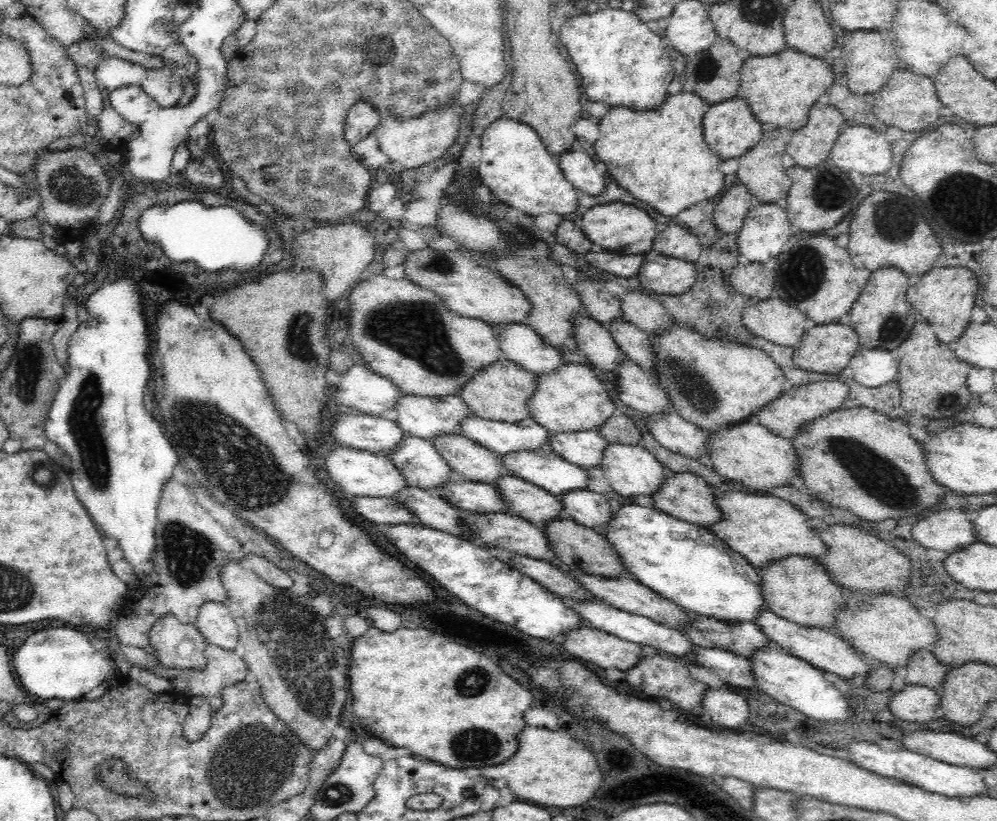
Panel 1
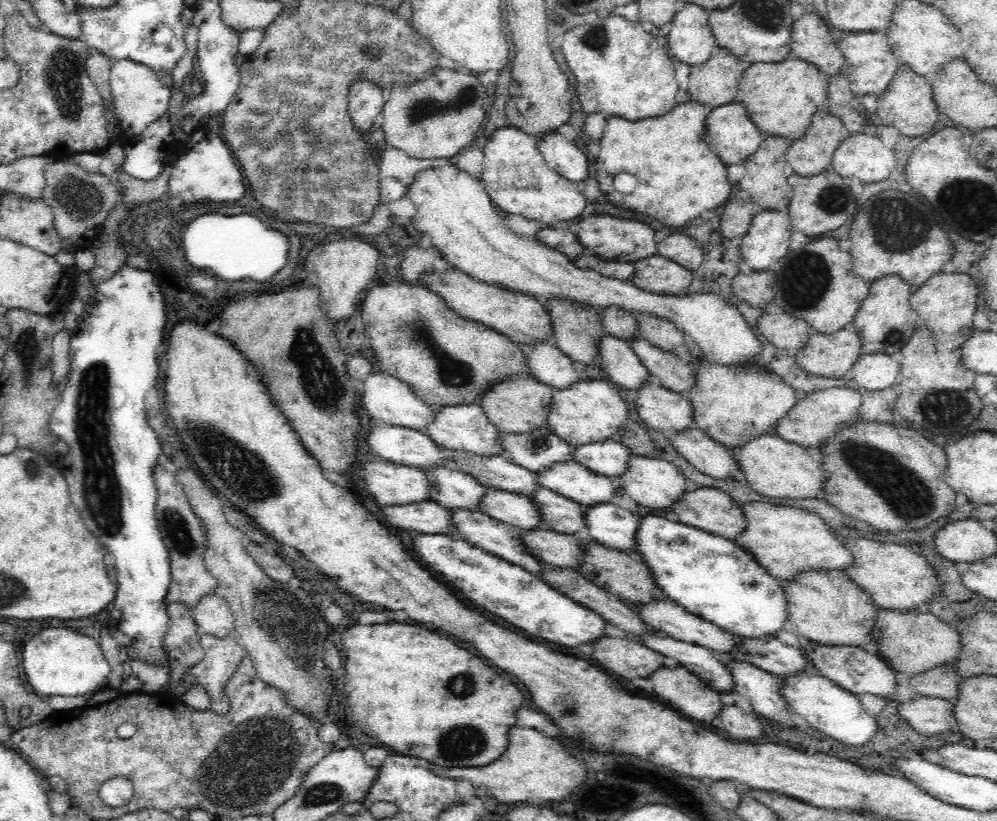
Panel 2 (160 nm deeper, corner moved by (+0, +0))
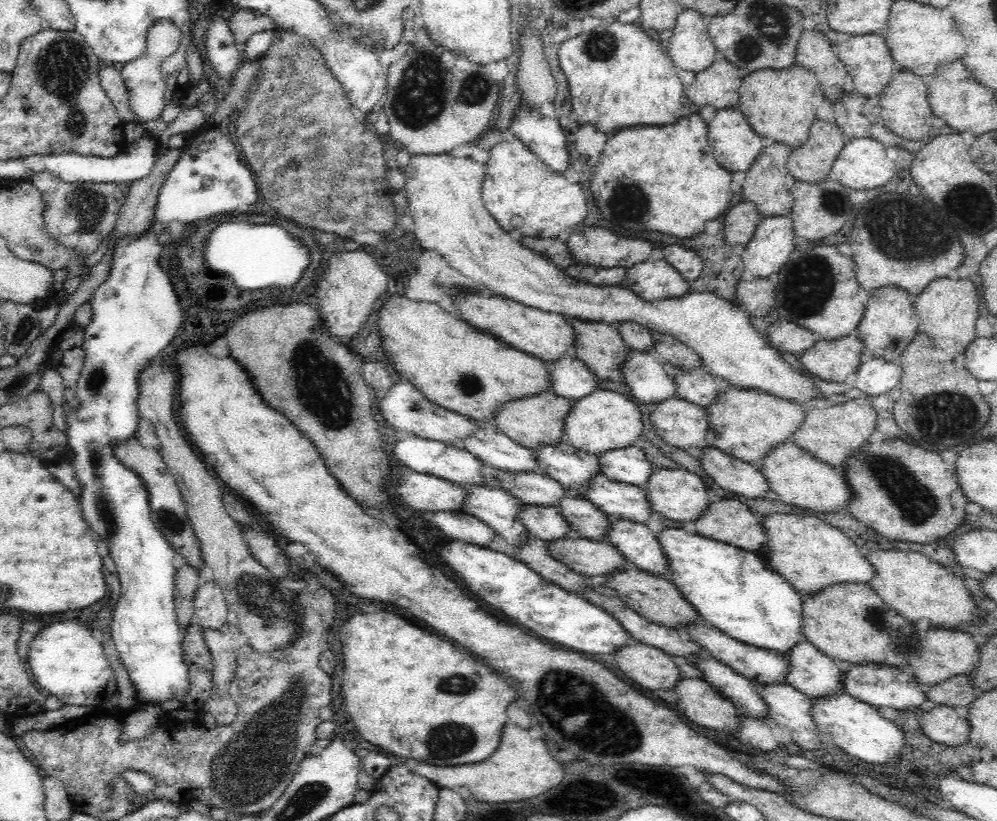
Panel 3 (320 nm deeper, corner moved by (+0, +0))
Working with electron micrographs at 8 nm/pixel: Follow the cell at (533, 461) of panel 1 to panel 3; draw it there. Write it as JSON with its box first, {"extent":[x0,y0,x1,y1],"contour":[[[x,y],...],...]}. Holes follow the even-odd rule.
{"extent":[583,474,654,524],"contour":[[[604,474],[590,481],[583,498],[612,518],[634,523],[646,524],[654,511],[644,487],[616,482]]]}

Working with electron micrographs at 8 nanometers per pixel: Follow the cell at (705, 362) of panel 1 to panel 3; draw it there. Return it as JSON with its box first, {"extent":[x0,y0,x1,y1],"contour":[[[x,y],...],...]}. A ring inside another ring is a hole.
{"extent":[705,384,807,464],"contour":[[[728,384],[720,386],[717,399],[705,408],[710,432],[714,432],[711,446],[750,464],[757,464],[769,452],[786,442],[805,421],[807,411],[800,403],[778,399],[762,391],[739,389]]]}

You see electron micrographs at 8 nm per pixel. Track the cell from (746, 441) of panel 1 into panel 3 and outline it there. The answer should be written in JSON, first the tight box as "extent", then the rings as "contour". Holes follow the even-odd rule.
{"extent":[756,442,851,513],"contour":[[[786,442],[776,447],[756,465],[768,481],[772,497],[818,513],[847,512],[851,490],[844,473],[814,458],[810,453],[796,446],[794,442]]]}

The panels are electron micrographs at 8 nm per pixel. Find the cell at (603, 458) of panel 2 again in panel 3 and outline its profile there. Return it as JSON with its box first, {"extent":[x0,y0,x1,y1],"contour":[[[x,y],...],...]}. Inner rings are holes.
{"extent":[597,445,655,487],"contour":[[[634,445],[609,450],[597,457],[602,474],[610,480],[637,487],[644,487],[655,468],[644,449]]]}

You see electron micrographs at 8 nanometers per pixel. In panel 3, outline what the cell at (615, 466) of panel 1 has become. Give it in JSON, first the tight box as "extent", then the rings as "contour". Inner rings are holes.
{"extent":[644,467,712,522],"contour":[[[679,467],[676,469],[654,468],[652,476],[644,485],[647,499],[656,512],[660,512],[665,518],[676,520],[676,522],[696,522],[707,511],[708,505],[712,503],[708,497],[708,488],[702,478],[693,472]]]}

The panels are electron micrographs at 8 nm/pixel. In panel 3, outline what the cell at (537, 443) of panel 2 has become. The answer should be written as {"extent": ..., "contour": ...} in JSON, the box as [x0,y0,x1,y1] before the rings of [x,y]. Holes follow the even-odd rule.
{"extent":[537,438,602,498],"contour":[[[566,438],[556,446],[538,448],[537,463],[544,470],[543,474],[557,480],[572,495],[582,498],[590,481],[602,475],[598,457],[572,446]]]}

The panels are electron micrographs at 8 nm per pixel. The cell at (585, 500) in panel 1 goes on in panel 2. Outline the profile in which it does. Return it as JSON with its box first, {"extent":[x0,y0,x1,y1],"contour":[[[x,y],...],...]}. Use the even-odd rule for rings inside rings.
{"extent":[585,503,641,558],"contour":[[[604,503],[587,507],[585,521],[595,543],[641,558],[636,540],[639,521],[630,511]]]}

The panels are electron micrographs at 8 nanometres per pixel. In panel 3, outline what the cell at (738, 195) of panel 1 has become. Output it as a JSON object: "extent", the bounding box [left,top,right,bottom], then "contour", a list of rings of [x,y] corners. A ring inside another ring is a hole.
{"extent":[723,200,760,247],"contour":[[[742,200],[736,203],[728,213],[724,214],[723,234],[725,242],[730,246],[747,247],[754,238],[755,230],[760,222],[760,213],[756,205]]]}

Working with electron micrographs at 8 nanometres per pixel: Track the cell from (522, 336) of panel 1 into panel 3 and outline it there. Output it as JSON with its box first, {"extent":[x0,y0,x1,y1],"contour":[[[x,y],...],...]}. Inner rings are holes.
{"extent":[547,355,598,402],"contour":[[[566,355],[552,364],[547,364],[551,373],[553,394],[578,402],[598,392],[597,376],[576,356]]]}

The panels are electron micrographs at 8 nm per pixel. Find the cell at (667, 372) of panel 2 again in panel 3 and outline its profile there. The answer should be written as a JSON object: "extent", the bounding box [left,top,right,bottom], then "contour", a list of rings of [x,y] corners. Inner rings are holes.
{"extent":[669,369,722,409],"contour":[[[669,369],[678,385],[676,396],[679,399],[700,405],[704,409],[717,399],[722,383],[704,370]]]}

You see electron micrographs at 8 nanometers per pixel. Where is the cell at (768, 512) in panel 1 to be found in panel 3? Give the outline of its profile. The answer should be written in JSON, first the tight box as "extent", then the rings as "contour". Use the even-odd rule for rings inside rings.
{"extent":[758,514,876,595],"contour":[[[771,514],[758,516],[764,527],[768,542],[765,544],[764,559],[780,576],[783,576],[798,593],[817,595],[826,587],[836,583],[870,584],[876,576],[876,569],[866,556],[862,556],[858,545],[838,528],[828,526],[815,516],[795,514]]]}

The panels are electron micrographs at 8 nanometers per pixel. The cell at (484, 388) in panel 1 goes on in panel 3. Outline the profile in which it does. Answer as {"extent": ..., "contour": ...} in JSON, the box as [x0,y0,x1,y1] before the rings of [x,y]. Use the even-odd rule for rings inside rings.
{"extent":[493,392,574,449],"contour":[[[544,392],[532,398],[524,398],[517,401],[507,402],[497,413],[493,420],[497,429],[510,437],[512,441],[520,446],[536,449],[542,445],[556,446],[561,443],[565,436],[564,421],[571,413],[574,402],[568,398],[563,398]]]}

